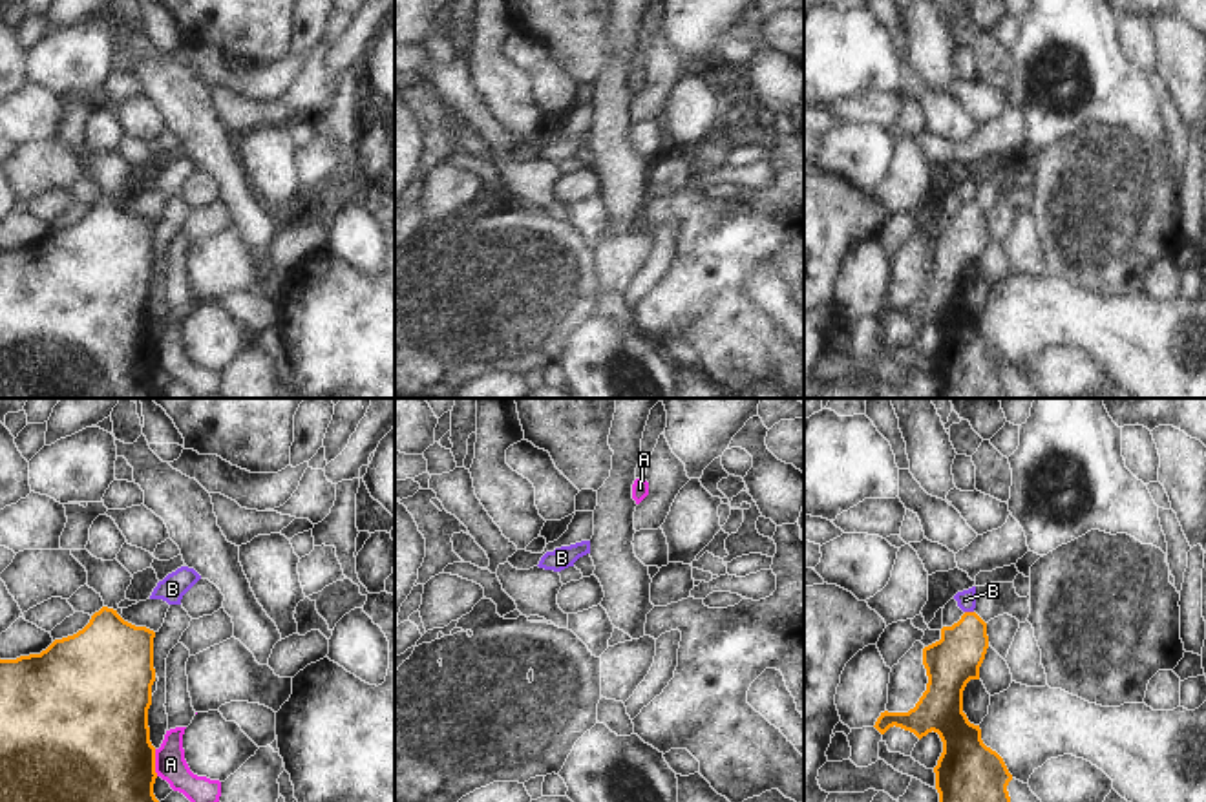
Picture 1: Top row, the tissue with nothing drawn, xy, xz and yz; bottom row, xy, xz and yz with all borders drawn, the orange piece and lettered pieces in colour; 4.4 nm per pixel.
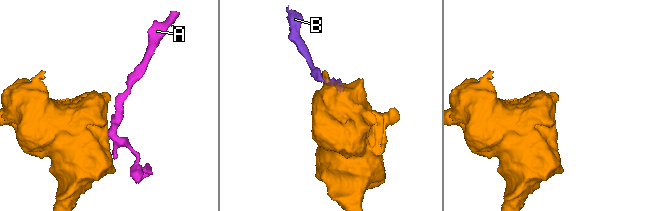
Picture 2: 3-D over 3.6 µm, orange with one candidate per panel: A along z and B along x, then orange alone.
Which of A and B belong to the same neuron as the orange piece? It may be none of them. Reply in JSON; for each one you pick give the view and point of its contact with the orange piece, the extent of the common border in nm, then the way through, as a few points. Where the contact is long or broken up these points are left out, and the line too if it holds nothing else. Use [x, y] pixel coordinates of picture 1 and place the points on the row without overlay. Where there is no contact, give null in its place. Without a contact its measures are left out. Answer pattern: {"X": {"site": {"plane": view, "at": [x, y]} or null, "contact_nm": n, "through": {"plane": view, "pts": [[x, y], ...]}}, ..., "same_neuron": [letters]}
{"same_neuron": []}

